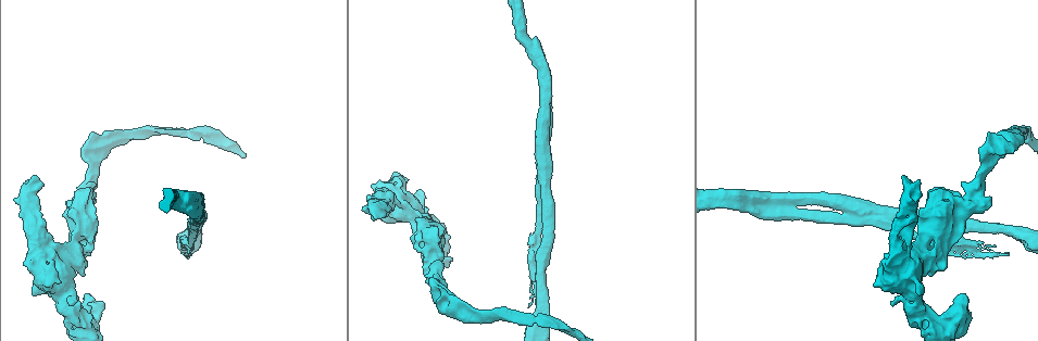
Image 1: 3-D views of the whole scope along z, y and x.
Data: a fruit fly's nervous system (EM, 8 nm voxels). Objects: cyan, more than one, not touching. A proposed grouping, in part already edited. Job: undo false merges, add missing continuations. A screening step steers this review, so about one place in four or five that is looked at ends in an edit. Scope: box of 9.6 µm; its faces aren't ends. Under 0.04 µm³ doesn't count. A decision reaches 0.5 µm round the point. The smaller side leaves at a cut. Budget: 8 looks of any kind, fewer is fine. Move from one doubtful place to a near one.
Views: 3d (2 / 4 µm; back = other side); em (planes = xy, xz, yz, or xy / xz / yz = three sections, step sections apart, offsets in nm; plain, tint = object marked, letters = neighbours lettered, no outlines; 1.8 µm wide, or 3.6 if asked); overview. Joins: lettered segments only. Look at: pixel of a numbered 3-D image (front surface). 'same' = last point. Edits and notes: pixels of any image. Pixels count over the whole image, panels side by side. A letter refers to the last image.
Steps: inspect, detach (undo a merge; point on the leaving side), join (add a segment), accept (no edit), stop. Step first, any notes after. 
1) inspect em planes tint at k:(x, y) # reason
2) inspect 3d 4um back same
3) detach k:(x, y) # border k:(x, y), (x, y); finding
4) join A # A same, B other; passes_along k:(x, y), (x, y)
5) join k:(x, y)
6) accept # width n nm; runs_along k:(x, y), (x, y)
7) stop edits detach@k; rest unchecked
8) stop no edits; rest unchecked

inspect em yz step 4 tint at 1:(928, 312) # side arm on a straight run

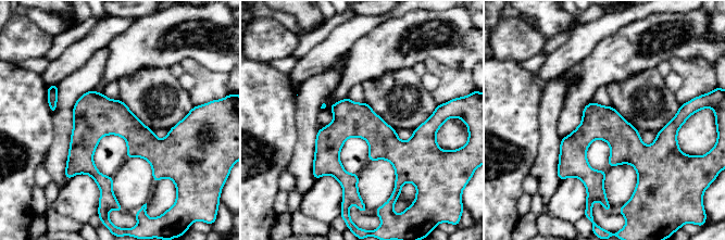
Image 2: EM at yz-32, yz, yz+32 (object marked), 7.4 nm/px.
inspect em xz step 16 letters same # cut it another way

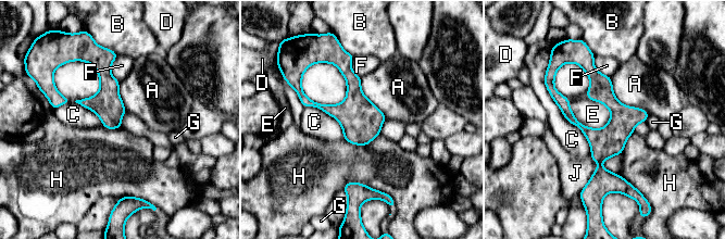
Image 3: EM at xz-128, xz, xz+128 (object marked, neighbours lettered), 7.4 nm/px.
accept # longest_contact C 650 nm; A other, B other, C other, D other, E other, F other, G other, H other, J other; runs_along 3:(552, 89), (599, 143), (600, 168), (622, 183); one neuron here

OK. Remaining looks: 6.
inspect 3d 4um at 1:(30, 179) # free end

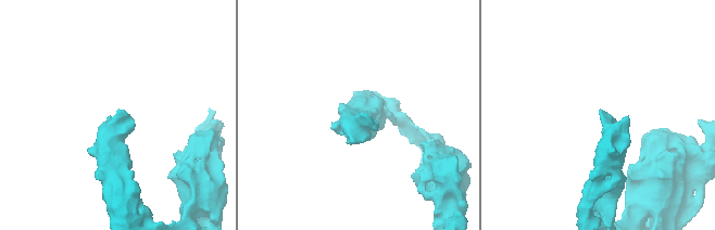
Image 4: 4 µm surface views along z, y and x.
inspect em planes letters at 4:(117, 113)

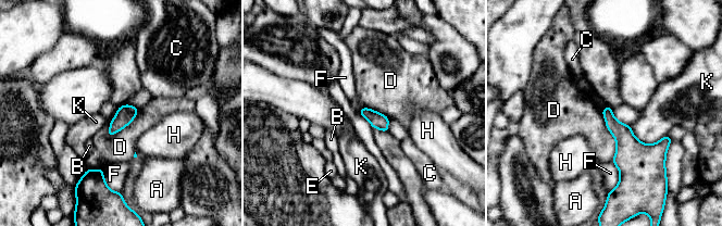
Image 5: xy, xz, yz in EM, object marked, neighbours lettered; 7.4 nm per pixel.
accept # A other, B other, C other, D other, E other, F other, H other, K other; border 5:(138, 110), (123, 128), (107, 136); no lettered segment goes on from it

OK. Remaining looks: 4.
inspect em 3.6um planes tint at 1:(789, 198) # a fork

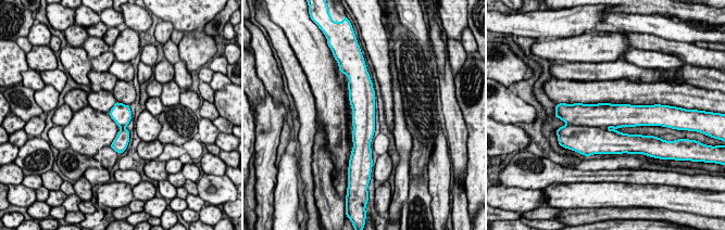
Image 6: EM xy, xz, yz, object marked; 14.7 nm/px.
inspect em 3.6um planes letters same # what lies round it

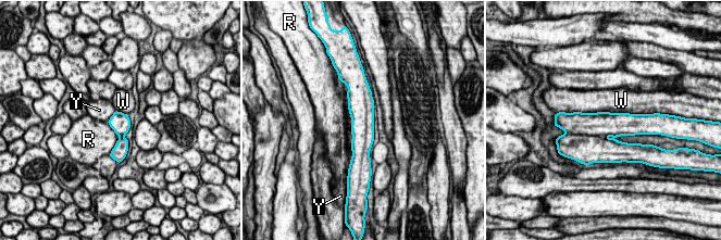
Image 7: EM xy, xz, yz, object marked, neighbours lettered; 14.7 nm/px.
detach 7:(585, 149) # width 300 nm; R other, W other, Y other; a second neuron is stuck on

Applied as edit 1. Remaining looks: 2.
stop edits detach@7; rest unchecked

